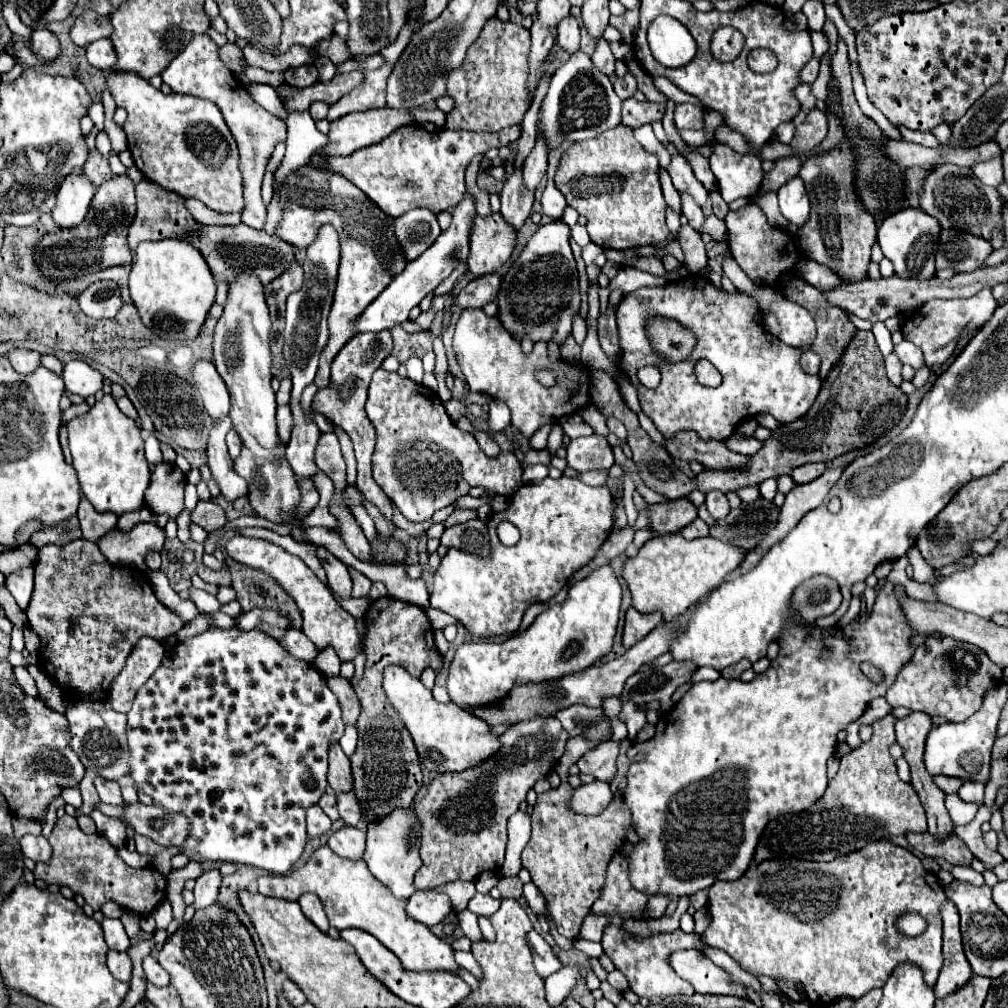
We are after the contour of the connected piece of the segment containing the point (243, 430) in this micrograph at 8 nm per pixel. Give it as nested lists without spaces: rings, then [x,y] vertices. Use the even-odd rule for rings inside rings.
[[[239,275],[235,283],[229,285],[229,299],[223,309],[223,315],[215,327],[213,335],[213,363],[223,377],[229,395],[231,395],[231,419],[233,429],[239,433],[243,441],[241,455],[235,459],[235,473],[249,481],[249,501],[253,511],[269,519],[273,523],[289,523],[295,521],[291,515],[291,509],[299,501],[299,487],[295,481],[295,473],[291,471],[289,463],[285,461],[285,445],[279,441],[277,425],[275,425],[275,393],[271,389],[271,353],[269,353],[269,331],[271,331],[271,319],[269,309],[263,297],[263,285],[253,275]]]

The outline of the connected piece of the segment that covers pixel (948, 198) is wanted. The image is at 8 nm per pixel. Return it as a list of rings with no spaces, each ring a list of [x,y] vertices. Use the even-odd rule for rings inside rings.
[[[959,165],[935,167],[927,175],[927,181],[923,181],[919,207],[927,211],[927,215],[933,215],[943,229],[967,231],[983,239],[989,239],[991,229],[1003,225],[1003,215],[1001,215],[1003,203],[999,199],[997,189],[983,185],[969,167],[959,167]]]

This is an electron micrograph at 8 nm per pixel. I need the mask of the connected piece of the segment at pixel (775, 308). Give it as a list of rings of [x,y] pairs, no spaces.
[[[725,259],[723,271],[725,271],[725,275],[733,281],[733,285],[735,285],[741,293],[751,295],[751,297],[757,301],[757,305],[759,305],[765,313],[771,313],[771,315],[777,317],[777,321],[779,321],[779,335],[777,335],[777,337],[779,337],[781,343],[791,345],[791,347],[799,347],[799,349],[805,351],[803,357],[801,357],[801,367],[803,367],[807,373],[811,373],[811,375],[819,373],[821,359],[819,359],[817,353],[811,351],[811,345],[813,345],[813,341],[815,341],[815,337],[817,337],[817,329],[815,329],[815,319],[813,319],[813,315],[811,315],[805,307],[801,307],[801,305],[797,305],[797,303],[785,299],[785,297],[783,297],[779,291],[775,291],[773,287],[767,287],[767,285],[761,285],[761,283],[753,283],[753,281],[741,271],[741,267],[739,267],[733,259]]]

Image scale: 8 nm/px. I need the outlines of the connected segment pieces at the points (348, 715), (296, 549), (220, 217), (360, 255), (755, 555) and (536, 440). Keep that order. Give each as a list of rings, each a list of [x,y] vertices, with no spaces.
[[[327,677],[327,687],[337,695],[341,709],[343,709],[343,721],[355,723],[359,717],[359,699],[353,691],[353,685],[343,677]]]
[[[243,527],[243,529],[237,529],[241,535],[247,535],[247,537],[261,537],[261,539],[267,539],[279,547],[283,547],[285,551],[297,555],[323,583],[328,586],[327,577],[323,565],[321,565],[321,559],[317,557],[317,549],[321,549],[321,545],[313,545],[313,543],[305,543],[305,541],[293,541],[291,535],[279,535],[275,531],[269,531],[269,529],[257,529],[257,527]]]
[[[185,199],[185,207],[203,225],[237,225],[241,221],[241,213],[215,213],[197,199]]]
[[[303,165],[293,175],[285,179],[281,185],[281,203],[283,203],[283,221],[277,229],[277,235],[291,243],[297,249],[307,249],[319,227],[333,225],[341,239],[341,263],[337,275],[337,289],[335,301],[329,313],[329,343],[323,349],[319,359],[319,371],[315,377],[317,389],[325,389],[329,385],[329,367],[333,357],[339,349],[353,337],[351,335],[351,321],[363,313],[363,309],[391,283],[399,271],[407,265],[403,249],[395,239],[395,219],[385,215],[377,205],[361,191],[355,189],[353,183],[341,179],[337,173],[311,169]]]
[[[829,467],[819,479],[815,479],[811,483],[805,483],[805,485],[795,485],[787,493],[787,499],[785,499],[785,503],[781,507],[781,517],[779,517],[777,527],[773,531],[769,531],[769,535],[763,539],[763,543],[759,543],[759,547],[755,551],[747,553],[743,565],[737,571],[733,571],[731,575],[727,575],[727,581],[737,577],[737,575],[741,575],[741,573],[745,573],[745,571],[749,571],[751,567],[755,567],[759,563],[759,559],[765,555],[767,547],[771,547],[777,541],[781,541],[799,523],[799,519],[807,511],[819,507],[823,503],[825,495],[829,493],[829,489],[841,477],[841,471],[843,471],[843,467]]]
[[[553,421],[551,423],[547,423],[547,425],[543,425],[541,427],[541,431],[535,431],[535,435],[529,439],[529,445],[533,447],[533,449],[545,449],[545,445],[547,445],[547,435],[549,435],[549,431],[553,429]]]

